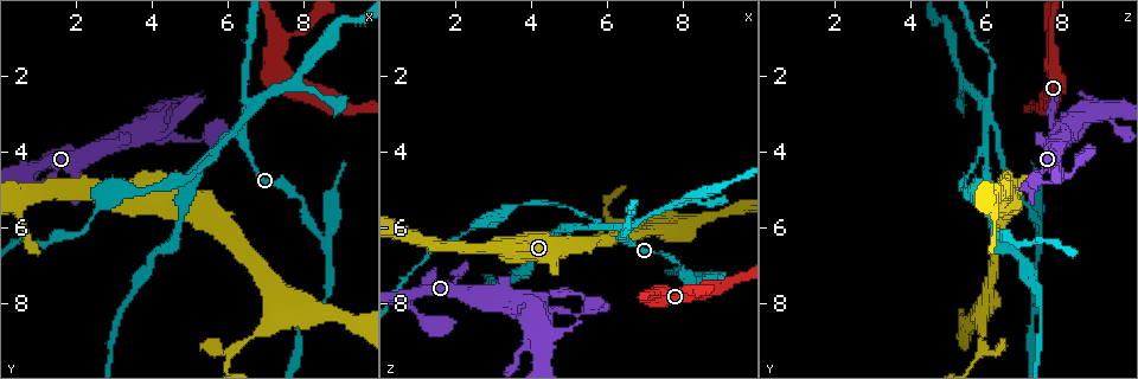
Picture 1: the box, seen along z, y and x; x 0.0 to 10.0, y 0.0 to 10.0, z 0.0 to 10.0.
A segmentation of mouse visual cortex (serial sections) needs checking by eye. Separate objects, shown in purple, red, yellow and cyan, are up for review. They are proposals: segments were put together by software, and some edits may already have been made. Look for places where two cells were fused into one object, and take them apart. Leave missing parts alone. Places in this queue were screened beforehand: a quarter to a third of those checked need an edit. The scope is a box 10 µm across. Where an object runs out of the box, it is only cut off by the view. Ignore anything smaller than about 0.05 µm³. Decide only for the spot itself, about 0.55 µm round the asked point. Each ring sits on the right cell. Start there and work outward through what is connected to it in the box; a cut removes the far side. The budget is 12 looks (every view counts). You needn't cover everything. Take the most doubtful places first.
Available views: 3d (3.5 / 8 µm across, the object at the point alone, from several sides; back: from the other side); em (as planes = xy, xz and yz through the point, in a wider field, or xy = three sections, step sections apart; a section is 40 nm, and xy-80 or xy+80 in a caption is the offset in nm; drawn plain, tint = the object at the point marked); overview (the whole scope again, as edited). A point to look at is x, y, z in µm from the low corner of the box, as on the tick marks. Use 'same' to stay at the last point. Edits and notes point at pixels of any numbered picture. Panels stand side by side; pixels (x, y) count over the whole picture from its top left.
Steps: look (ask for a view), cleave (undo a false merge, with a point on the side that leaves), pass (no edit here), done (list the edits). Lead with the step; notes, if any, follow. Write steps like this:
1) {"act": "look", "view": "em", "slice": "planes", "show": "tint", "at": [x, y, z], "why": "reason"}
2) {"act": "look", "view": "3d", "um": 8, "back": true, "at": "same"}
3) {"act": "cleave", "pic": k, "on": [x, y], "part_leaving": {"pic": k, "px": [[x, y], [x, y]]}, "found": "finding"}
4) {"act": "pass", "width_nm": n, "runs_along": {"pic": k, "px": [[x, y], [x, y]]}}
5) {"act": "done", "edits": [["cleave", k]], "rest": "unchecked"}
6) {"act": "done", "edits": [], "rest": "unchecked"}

{"act": "look", "view": "3d", "um": 8, "at": [6.40, 3.25, 6.25], "why": "four or more arms meet"}

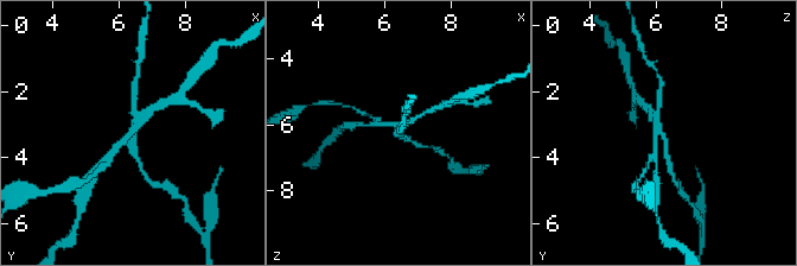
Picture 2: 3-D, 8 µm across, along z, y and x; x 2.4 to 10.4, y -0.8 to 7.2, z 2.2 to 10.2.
{"act": "look", "view": "em", "slice": "planes", "show": "tint", "at": "same", "arms": 4, "arm_widths_nm": [150, 150, 200, 250]}

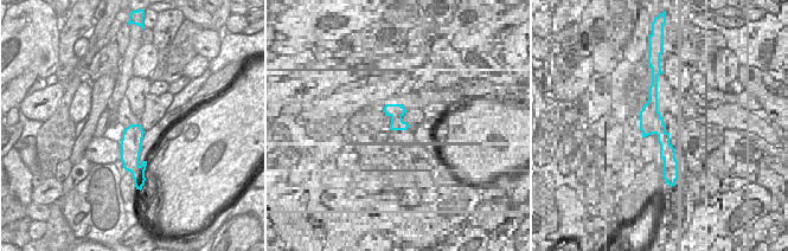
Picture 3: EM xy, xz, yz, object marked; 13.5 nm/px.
{"act": "cleave", "pic": 2, "on": [159, 105], "found": "two cells meet here"}

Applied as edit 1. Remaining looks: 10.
{"act": "look", "view": "3d", "um": 3.5, "at": [4.45, 3.60, 8.25], "why": "sharp bend"}

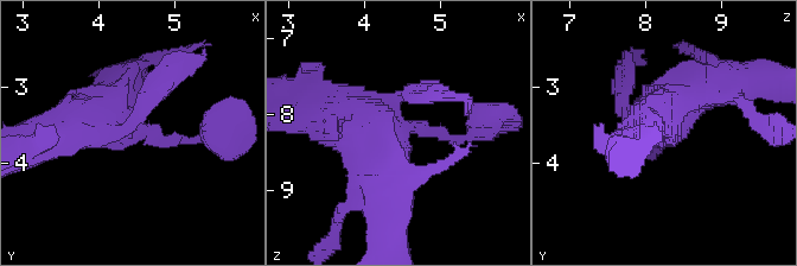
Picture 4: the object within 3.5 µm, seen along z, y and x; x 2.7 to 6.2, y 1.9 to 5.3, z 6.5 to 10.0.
{"act": "look", "view": "em", "slice": "xy", "step": 5, "show": "tint", "at": [4.45, 3.50, 8.25]}

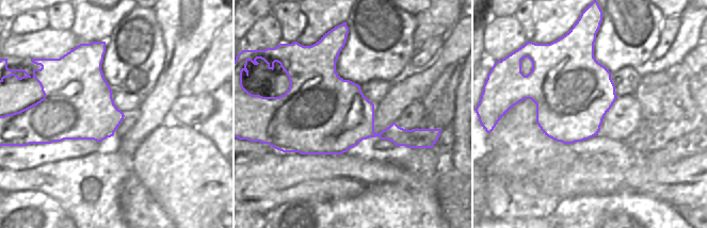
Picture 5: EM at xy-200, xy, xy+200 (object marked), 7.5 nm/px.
{"act": "look", "view": "em", "slice": "xy", "step": 2, "show": "tint", "at": "same"}

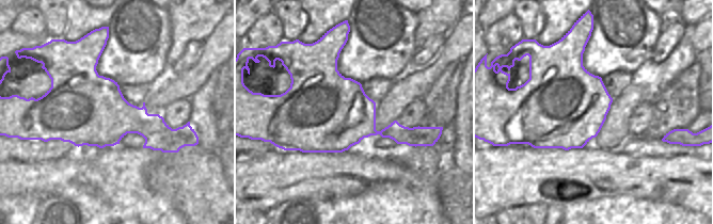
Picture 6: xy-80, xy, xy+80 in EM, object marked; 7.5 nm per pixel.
{"act": "pass", "runs_along": {"pic": 4, "px": [[317, 96], [375, 121], [394, 191]]}, "found": "continuous, no second cell"}

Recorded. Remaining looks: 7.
{"act": "look", "view": "3d", "um": 8, "back": true, "at": [0.85, 4.75, 8.10], "why": "sharp bend"}

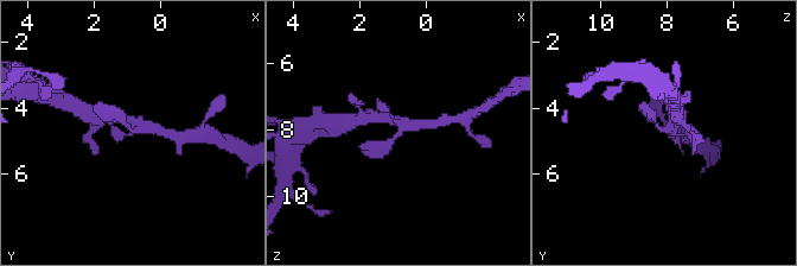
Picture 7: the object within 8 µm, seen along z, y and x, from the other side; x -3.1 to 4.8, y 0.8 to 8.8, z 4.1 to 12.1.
{"act": "look", "view": "em", "slice": "xy", "step": 1, "show": "tint", "at": "same"}

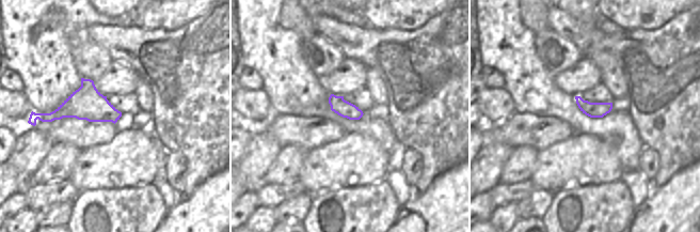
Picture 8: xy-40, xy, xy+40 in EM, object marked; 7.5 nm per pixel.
{"act": "pass", "runs_along": {"pic": 7, "px": [[386, 118], [403, 128], [373, 147]]}, "found": "one cell here"}

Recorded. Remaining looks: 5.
{"act": "look", "view": "3d", "um": 3.5, "at": [7.40, 1.10, 7.75], "why": "three-way junction"}

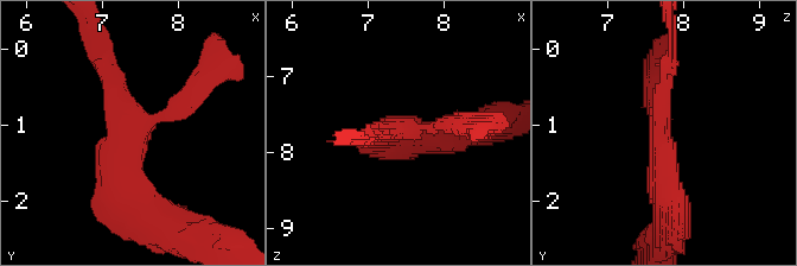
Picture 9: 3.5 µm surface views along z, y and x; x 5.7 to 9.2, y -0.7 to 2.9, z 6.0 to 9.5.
{"act": "pass", "arm_widths_nm": [200, 200, 350], "runs_along": {"pic": 9, "px": [[122, 204], [126, 134], [199, 87]]}, "found": "continuous, no second cell"}

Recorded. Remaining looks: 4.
{"act": "look", "view": "3d", "um": 8, "at": [7.50, 7.90, 6.10], "why": "sudden change in width"}

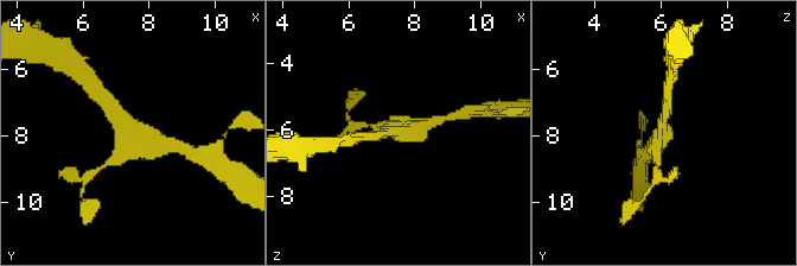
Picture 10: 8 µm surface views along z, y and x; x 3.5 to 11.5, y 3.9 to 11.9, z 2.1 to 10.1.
{"act": "look", "view": "3d", "um": 3.5, "at": "same", "why": "closer look"}

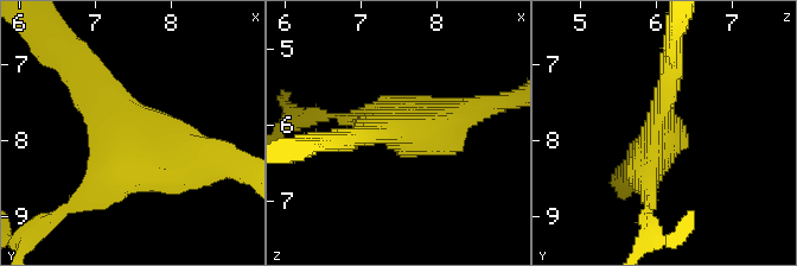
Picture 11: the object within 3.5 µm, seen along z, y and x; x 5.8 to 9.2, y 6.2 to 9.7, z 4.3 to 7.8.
{"act": "look", "view": "em", "slice": "planes", "show": "tint", "at": [7.45, 7.90, 6.10]}

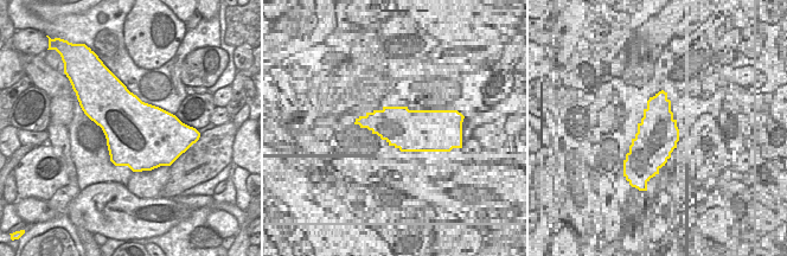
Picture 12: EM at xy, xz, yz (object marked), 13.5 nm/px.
{"act": "pass", "runs_along": {"pic": 11, "px": [[673, 70], [649, 194]]}, "found": "one cell here"}

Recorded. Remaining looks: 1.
{"act": "done", "edits": [["cleave", 2]], "rest": "unchecked"}

